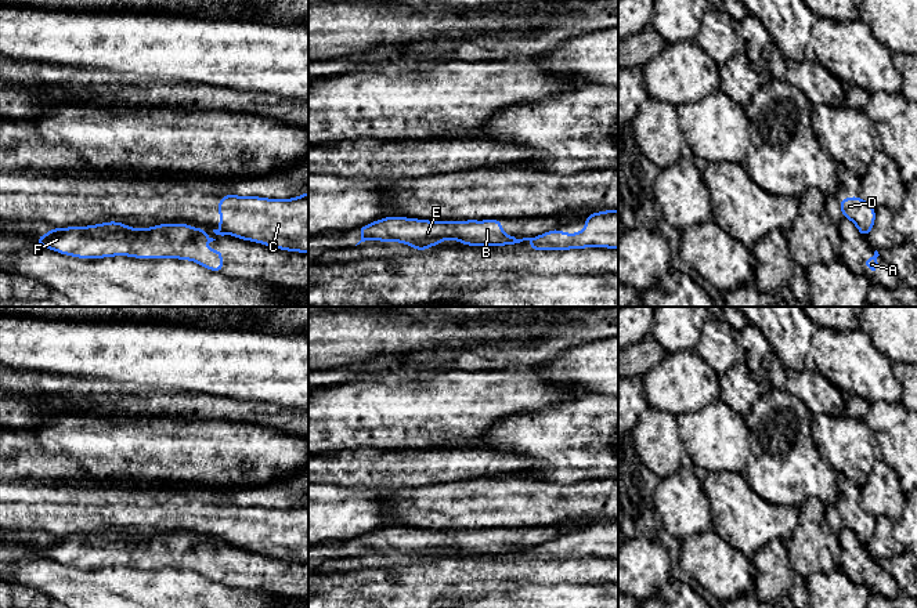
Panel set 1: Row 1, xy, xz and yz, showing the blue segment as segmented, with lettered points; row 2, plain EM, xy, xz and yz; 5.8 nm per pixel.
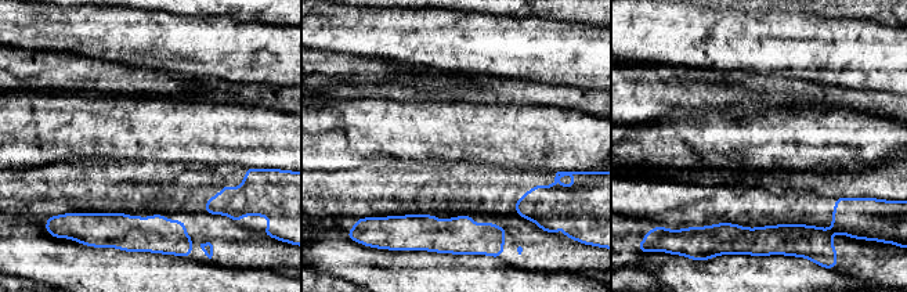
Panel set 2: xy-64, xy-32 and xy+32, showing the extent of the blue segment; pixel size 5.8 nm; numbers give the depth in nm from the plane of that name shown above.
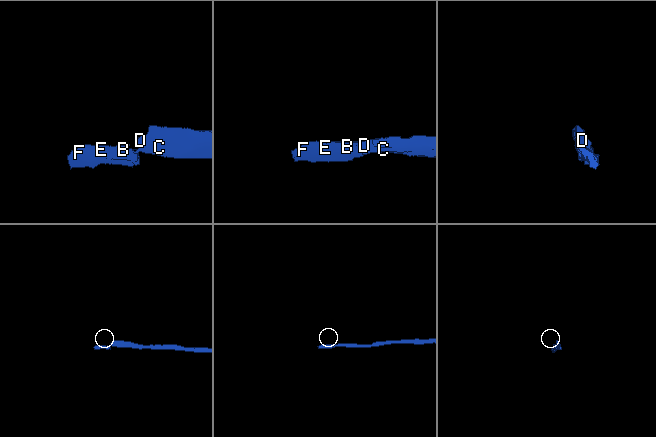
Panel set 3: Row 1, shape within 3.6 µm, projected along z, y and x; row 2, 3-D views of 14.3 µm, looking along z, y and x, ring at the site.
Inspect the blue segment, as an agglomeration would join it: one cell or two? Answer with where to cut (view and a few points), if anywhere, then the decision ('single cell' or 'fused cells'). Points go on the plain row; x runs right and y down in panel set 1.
xy (219, 538), (224, 542) | fused cells

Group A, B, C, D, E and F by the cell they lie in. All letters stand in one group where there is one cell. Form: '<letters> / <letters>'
A B E F / C D

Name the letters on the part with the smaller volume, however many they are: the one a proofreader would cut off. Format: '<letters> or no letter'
A, B, E, F

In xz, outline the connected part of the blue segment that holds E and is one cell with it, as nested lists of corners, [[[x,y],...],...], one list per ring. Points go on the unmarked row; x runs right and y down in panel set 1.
[[[391,525],[364,535],[361,538],[361,550],[357,554],[368,549],[379,551],[396,550],[414,555],[416,561],[425,561],[430,555],[440,554],[444,549],[458,550],[467,555],[505,555],[530,550],[531,547],[516,549],[512,544],[505,544],[502,542],[502,529],[427,531]]]

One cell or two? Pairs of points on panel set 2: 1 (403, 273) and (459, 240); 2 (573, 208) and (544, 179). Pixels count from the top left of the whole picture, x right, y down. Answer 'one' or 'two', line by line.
1: two
2: one

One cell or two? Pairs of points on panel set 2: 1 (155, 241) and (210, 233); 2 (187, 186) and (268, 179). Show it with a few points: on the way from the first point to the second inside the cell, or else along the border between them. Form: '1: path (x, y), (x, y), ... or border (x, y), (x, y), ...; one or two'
1: path (169, 234), (197, 234); one
2: path (208, 186), (248, 186); one

